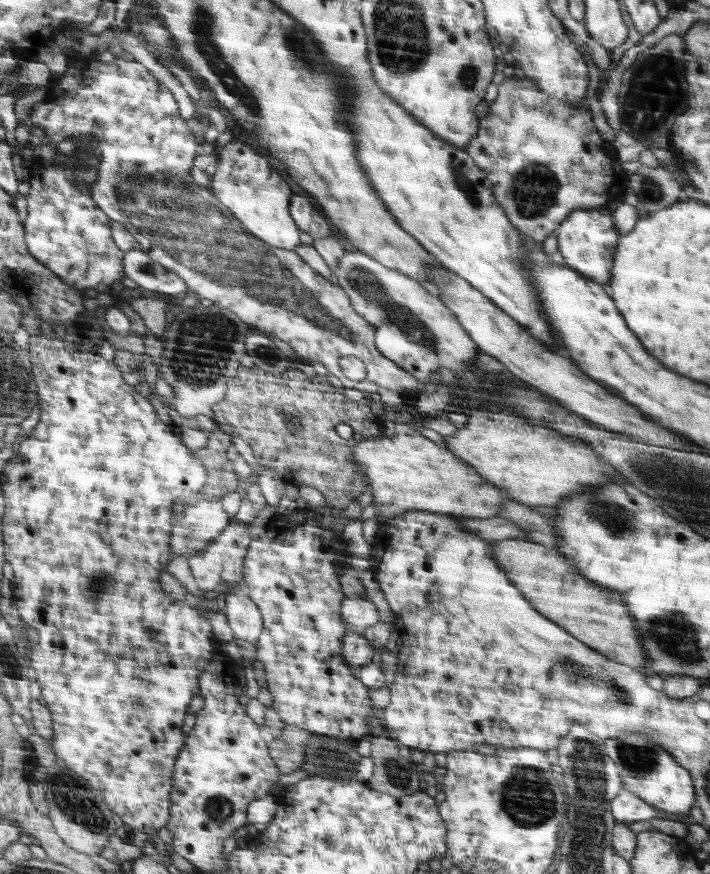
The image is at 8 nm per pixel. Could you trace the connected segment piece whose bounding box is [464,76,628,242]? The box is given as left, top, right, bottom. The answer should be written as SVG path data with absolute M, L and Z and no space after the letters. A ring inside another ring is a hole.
M527 76L524 79L506 78L497 87L499 90L498 95L493 103L489 104L487 116L484 116L481 120L481 131L478 132L478 140L471 140L464 150L473 157L477 167L484 171L492 184L494 197L500 202L501 208L505 210L509 220L514 224L514 227L520 230L519 232L522 236L528 237L534 242L538 240L542 242L546 236L550 236L560 226L560 222L564 222L573 212L584 209L605 208L613 201L620 200L621 196L627 191L627 186L625 185L628 176L627 168L616 157L615 148L610 140L606 140L606 136L602 136L602 128L598 128L598 124L594 124L594 112L590 111L588 104L566 104L563 100L558 100L555 96L542 92Z

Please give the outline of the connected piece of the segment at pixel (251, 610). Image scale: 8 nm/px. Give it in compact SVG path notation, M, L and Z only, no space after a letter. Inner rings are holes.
M244 588L232 589L225 595L225 615L235 638L255 643L263 631L264 618Z

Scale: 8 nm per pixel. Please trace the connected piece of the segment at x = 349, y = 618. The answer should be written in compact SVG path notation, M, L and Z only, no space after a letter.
M360 596L346 597L341 602L341 616L352 631L363 634L368 626L379 621L378 609L368 598Z

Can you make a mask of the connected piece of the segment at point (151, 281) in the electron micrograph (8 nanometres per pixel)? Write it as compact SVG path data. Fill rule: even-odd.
M138 244L125 254L124 269L125 277L134 280L141 289L175 295L186 292L188 288L184 280L178 278L177 273L170 272L158 264L158 261L152 260Z

